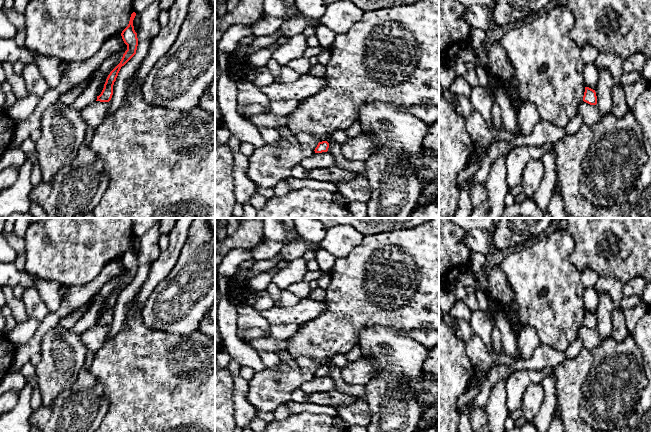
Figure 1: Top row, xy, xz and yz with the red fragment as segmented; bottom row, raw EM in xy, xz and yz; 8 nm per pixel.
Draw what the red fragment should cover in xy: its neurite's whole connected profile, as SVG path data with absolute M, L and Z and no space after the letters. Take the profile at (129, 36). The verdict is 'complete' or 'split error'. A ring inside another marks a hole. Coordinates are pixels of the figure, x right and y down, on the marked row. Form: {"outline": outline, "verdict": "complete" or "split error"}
{"outline": "M133 12L130 17L130 21L128 26L122 31L121 36L124 43L127 45L127 50L123 54L123 57L120 63L110 72L108 75L106 82L104 84L104 88L99 96L97 96L96 101L100 102L109 102L113 95L113 85L116 81L118 73L122 66L124 66L135 54L138 46L138 38L137 33L134 30L133 20L136 16L136 13Z", "verdict": "complete"}

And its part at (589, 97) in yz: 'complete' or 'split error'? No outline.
complete

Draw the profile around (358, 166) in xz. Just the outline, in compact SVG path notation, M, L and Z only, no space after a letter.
M314 136L319 142L327 141L329 143L328 152L333 155L335 159L335 165L342 167L345 170L354 171L357 174L364 175L365 173L365 161L363 160L348 160L346 159L341 152L341 145L333 141L330 136L328 137L319 137Z

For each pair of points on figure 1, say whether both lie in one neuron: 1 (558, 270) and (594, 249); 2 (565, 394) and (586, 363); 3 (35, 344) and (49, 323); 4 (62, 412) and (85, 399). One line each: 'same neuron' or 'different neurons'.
1: different neurons
2: same neuron
3: same neuron
4: same neuron

